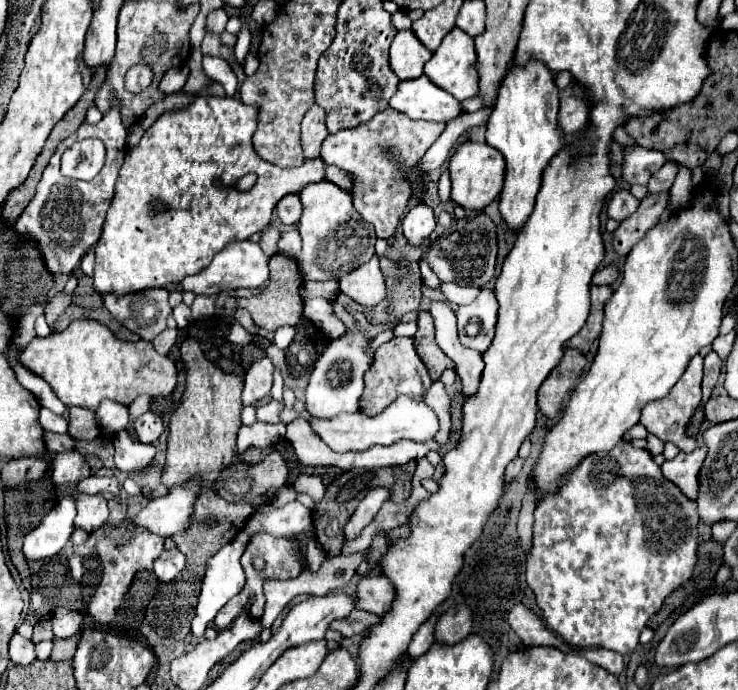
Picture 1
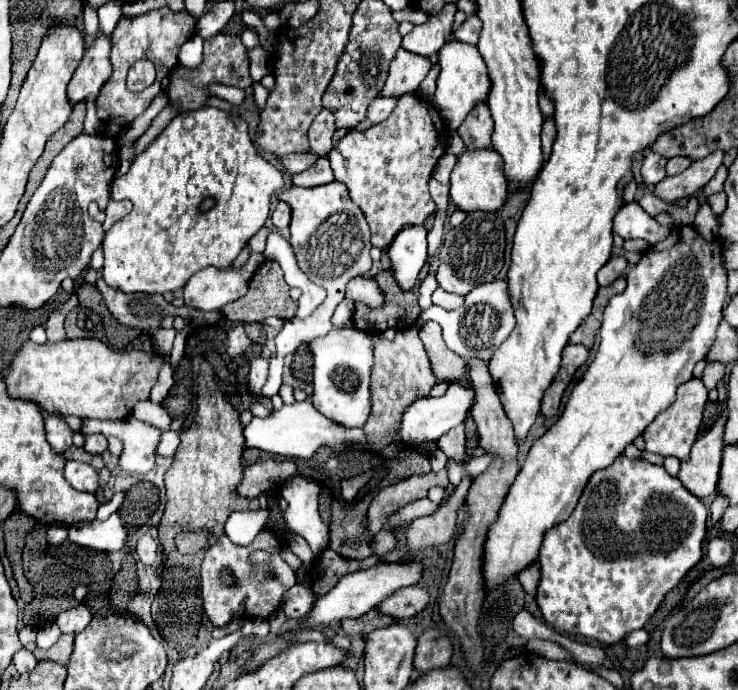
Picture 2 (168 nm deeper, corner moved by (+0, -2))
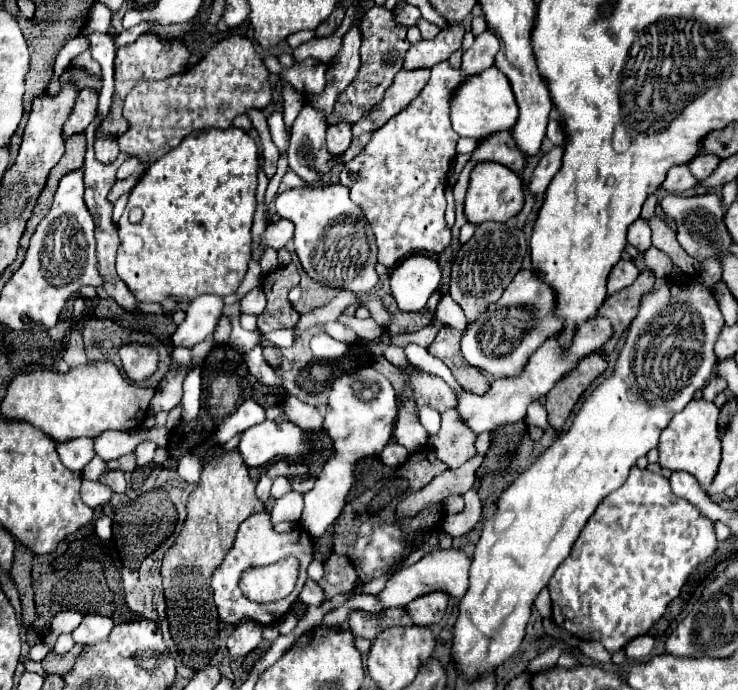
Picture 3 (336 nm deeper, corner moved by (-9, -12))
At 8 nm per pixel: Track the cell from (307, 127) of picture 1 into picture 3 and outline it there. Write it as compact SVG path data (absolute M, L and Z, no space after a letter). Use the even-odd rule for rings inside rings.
M340 122L336 126L328 126L326 140L328 140L328 150L332 154L342 154L352 142L352 126L346 122Z

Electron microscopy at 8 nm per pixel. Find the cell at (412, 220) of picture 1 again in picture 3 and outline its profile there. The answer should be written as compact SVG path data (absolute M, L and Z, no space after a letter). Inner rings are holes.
M408 256L390 274L390 290L404 312L422 312L428 298L440 288L440 268L430 256Z

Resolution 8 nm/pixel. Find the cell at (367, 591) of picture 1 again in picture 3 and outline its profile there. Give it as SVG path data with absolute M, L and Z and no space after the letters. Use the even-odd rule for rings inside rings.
M444 592L424 594L424 596L416 598L414 602L410 602L406 608L408 608L408 612L410 612L414 624L430 626L430 624L440 622L442 616L446 614L448 594L444 594Z

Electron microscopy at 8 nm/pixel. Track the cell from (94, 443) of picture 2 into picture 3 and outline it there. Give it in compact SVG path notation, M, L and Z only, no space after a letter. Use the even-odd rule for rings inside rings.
M128 454L128 456L122 456L122 458L118 458L118 460L112 460L112 462L108 462L108 468L110 468L110 470L132 472L132 470L138 468L138 464L136 464L136 456L134 456L134 454Z

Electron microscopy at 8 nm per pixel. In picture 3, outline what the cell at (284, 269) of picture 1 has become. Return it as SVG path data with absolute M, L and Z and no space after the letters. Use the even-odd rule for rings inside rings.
M290 262L288 266L280 266L264 276L260 288L264 290L268 304L266 310L258 316L258 330L262 334L296 326L300 314L296 314L296 310L292 308L288 300L288 290L298 282L300 282L300 274L294 262Z

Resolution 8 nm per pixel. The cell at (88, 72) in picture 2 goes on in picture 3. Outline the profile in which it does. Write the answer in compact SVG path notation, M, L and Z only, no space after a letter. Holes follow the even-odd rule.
M88 88L78 92L74 110L72 110L72 114L62 130L64 138L78 134L78 132L84 132L88 128L88 124L94 120L96 110L98 110L98 94L94 90L88 90Z

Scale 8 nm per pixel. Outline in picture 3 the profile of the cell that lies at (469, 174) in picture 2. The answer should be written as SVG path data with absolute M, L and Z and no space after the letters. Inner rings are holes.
M480 162L470 174L470 184L466 192L466 204L464 212L468 222L472 224L482 224L482 222L506 222L512 216L516 216L524 206L524 190L522 190L522 180L516 172L510 168L504 168L502 164L496 162Z

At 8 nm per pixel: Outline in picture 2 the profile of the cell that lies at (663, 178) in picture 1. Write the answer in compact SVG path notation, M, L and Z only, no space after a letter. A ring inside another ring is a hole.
M685 156L671 158L671 160L667 162L667 176L675 176L675 174L683 172L685 168L689 168L689 164L691 164L691 160L689 160L689 158L685 158Z

